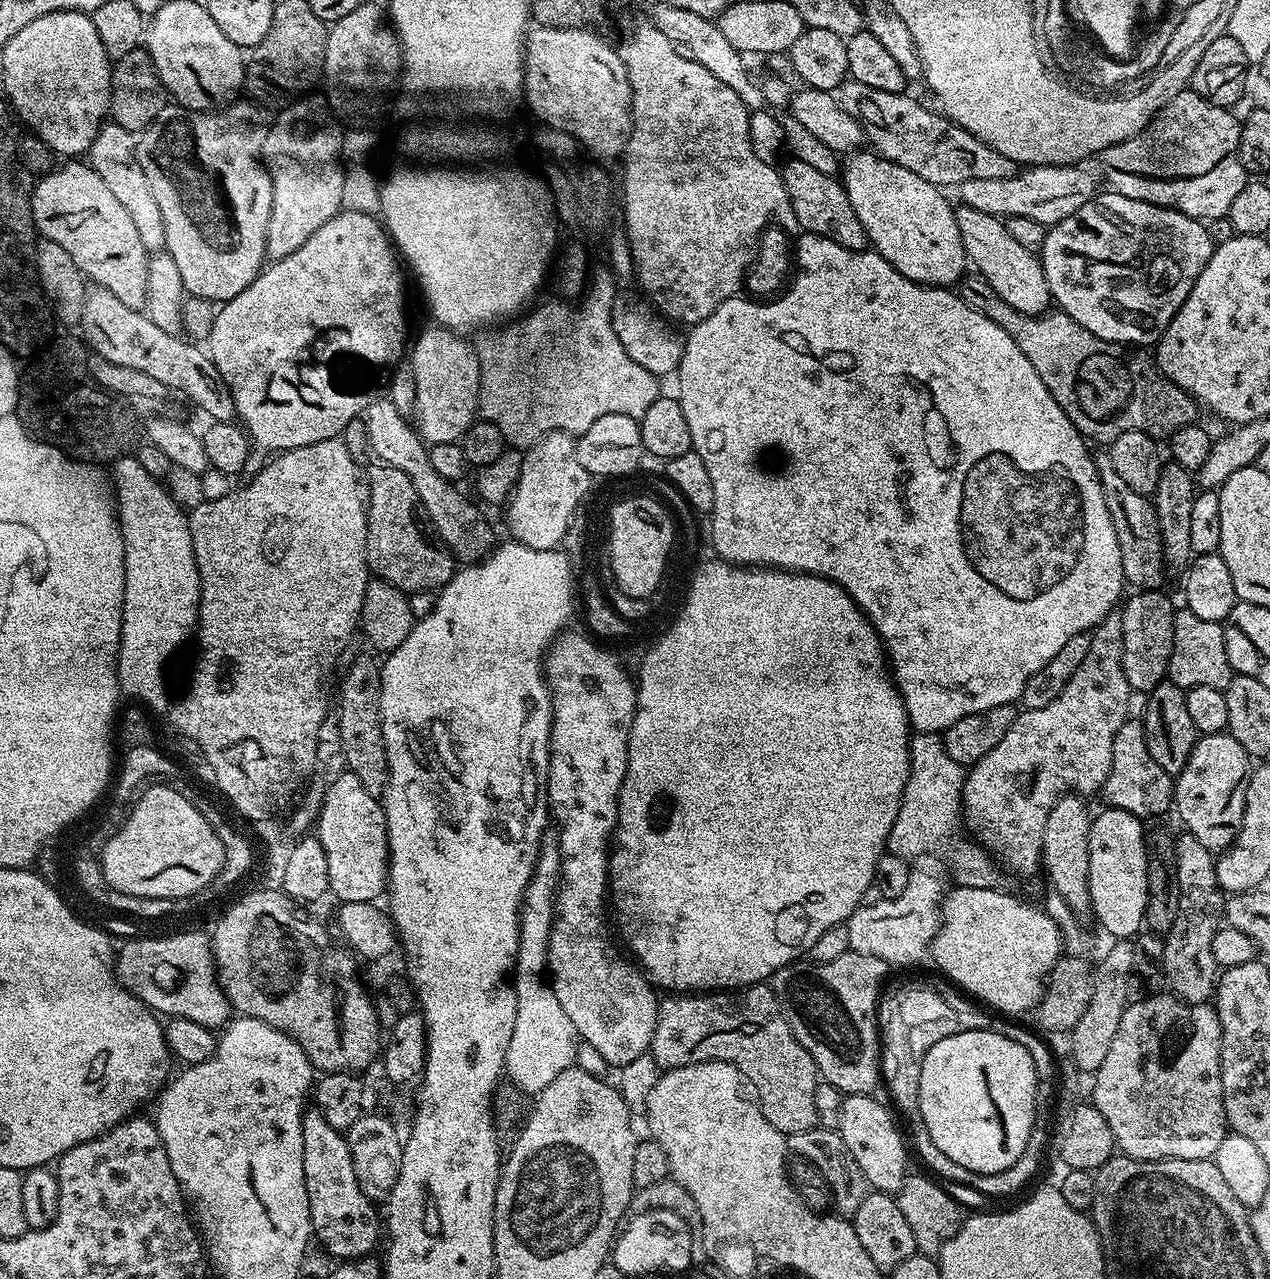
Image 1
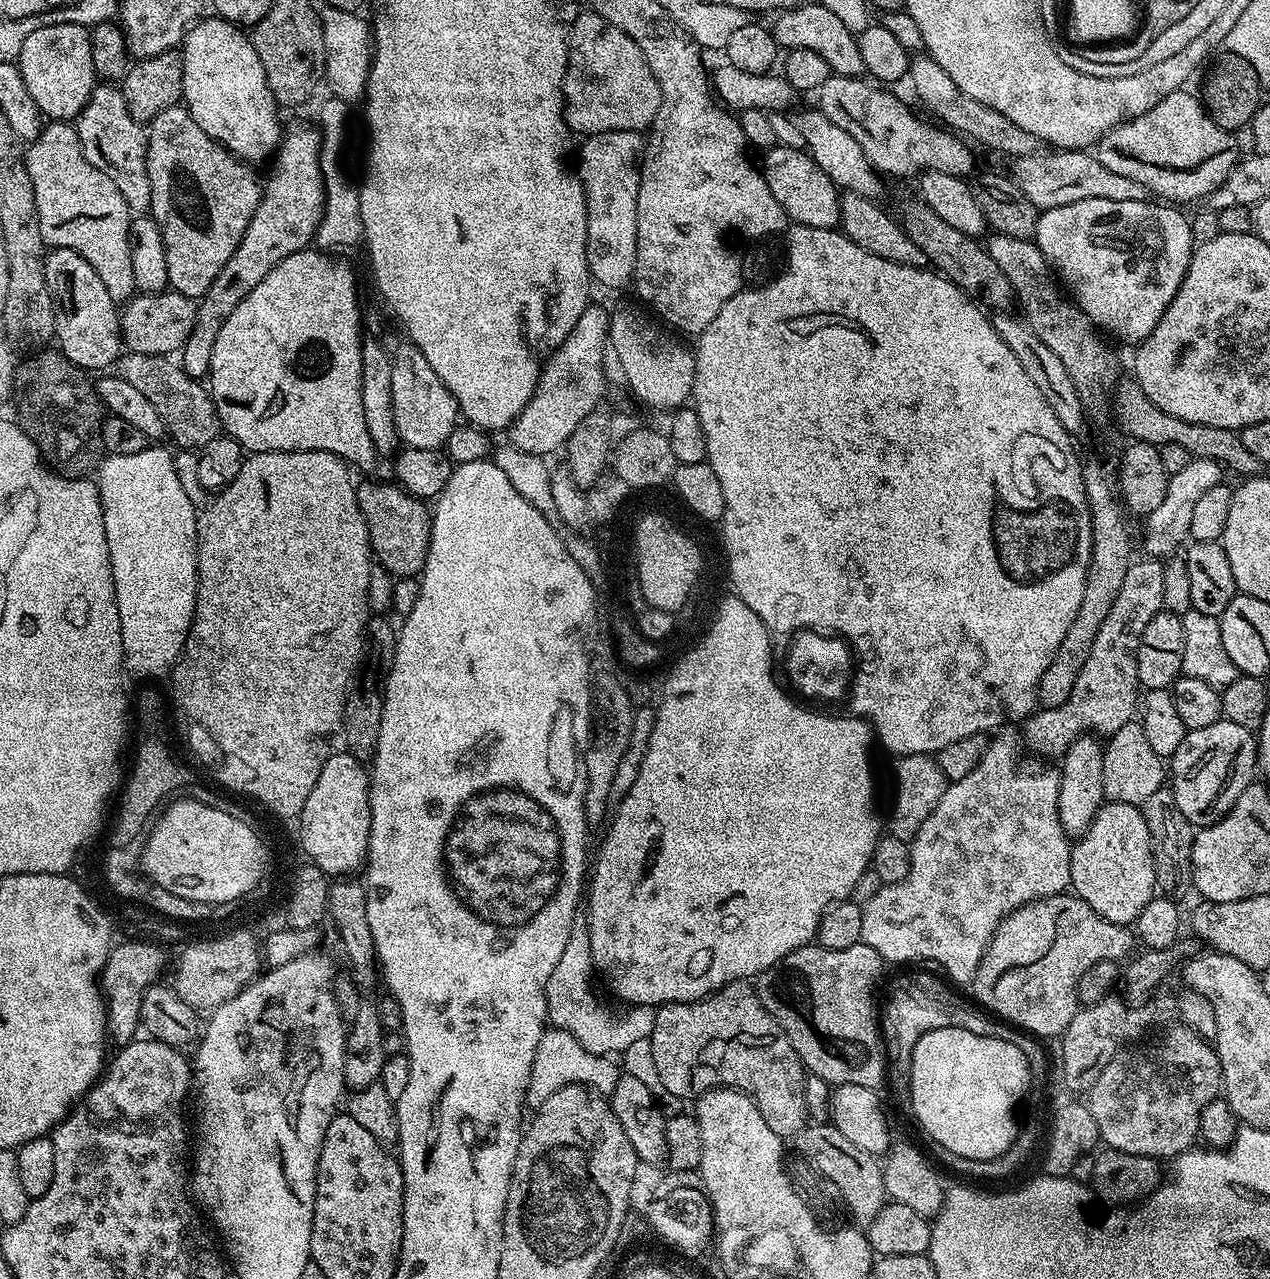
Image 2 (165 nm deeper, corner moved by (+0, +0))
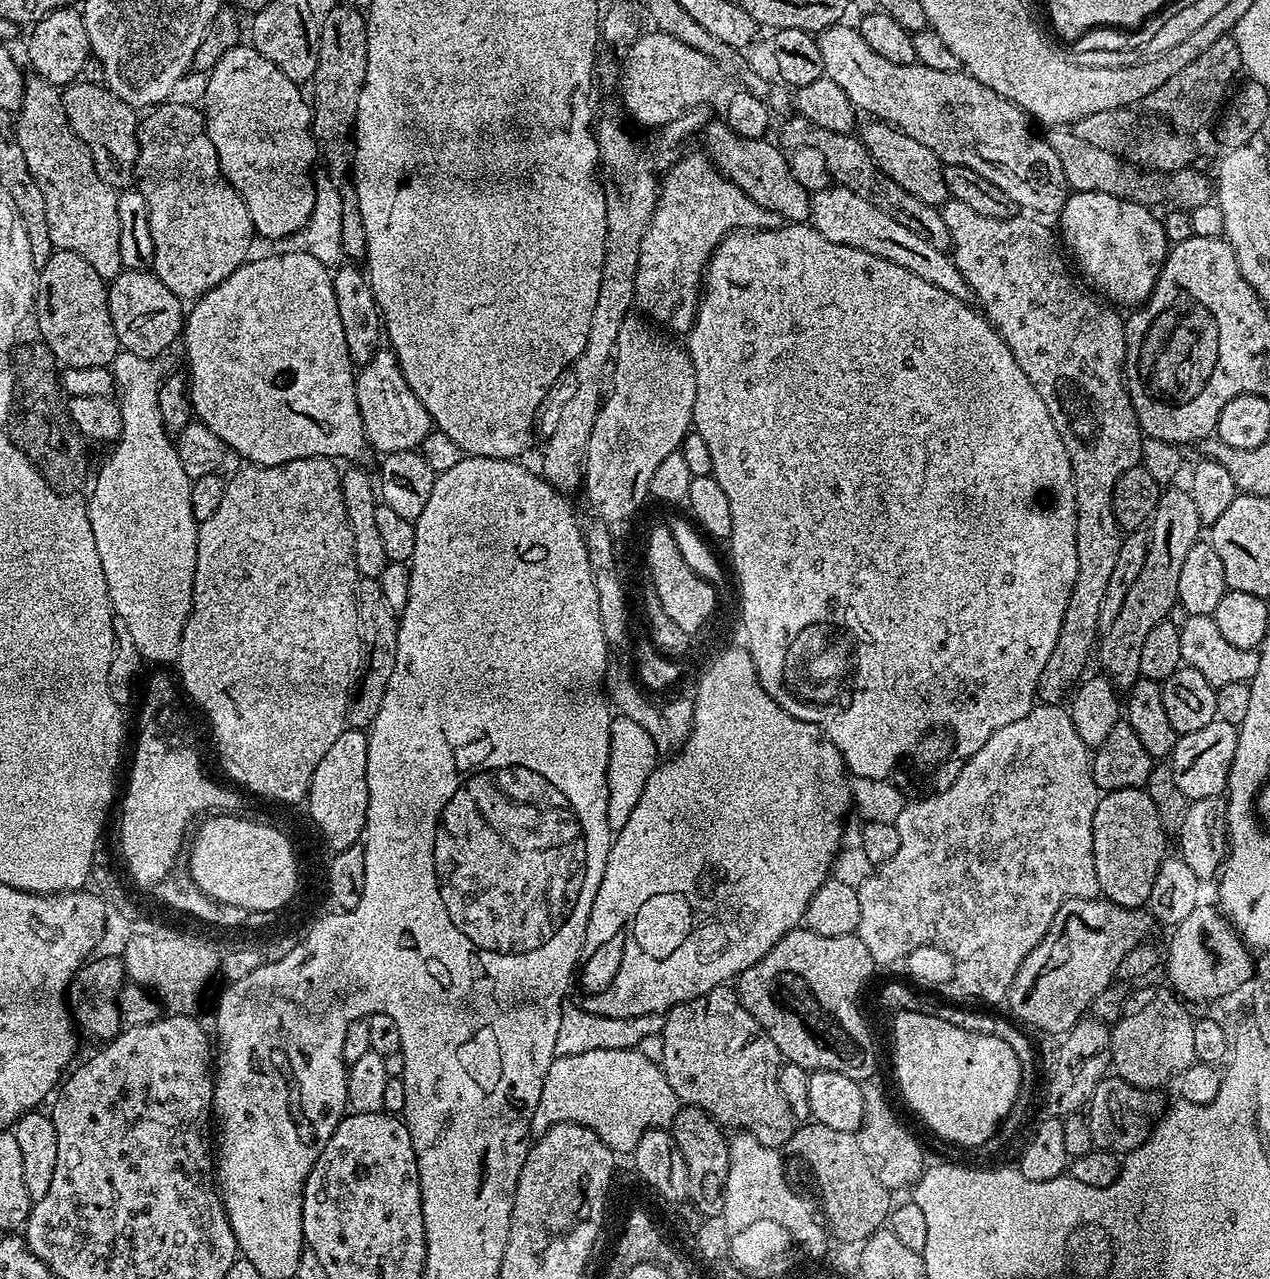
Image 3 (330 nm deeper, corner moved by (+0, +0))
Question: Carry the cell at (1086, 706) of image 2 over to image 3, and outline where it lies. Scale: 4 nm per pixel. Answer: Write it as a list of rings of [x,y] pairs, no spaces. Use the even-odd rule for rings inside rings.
[[[1169,487],[1161,495],[1150,521],[1146,563],[1138,573],[1134,586],[1130,586],[1130,594],[1126,594],[1126,602],[1122,602],[1122,610],[1118,610],[1118,618],[1114,618],[1114,622],[1103,629],[1098,640],[1098,660],[1100,656],[1100,664],[1104,667],[1101,668],[1103,675],[1120,690],[1131,688],[1141,679],[1142,645],[1146,642],[1146,634],[1150,634],[1154,626],[1167,620],[1171,607],[1178,603],[1176,595],[1182,561],[1190,546],[1201,539],[1202,525],[1198,518],[1198,509],[1194,506],[1194,498],[1183,487],[1176,487]]]

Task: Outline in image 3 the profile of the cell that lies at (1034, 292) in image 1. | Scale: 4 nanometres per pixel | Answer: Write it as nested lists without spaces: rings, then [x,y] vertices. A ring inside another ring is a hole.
[[[868,122],[862,131],[862,139],[866,150],[874,158],[874,162],[886,174],[886,178],[894,178],[902,190],[914,194],[914,198],[922,198],[922,202],[943,205],[949,199],[944,181],[944,164],[930,150],[930,146],[922,146],[922,142],[914,142],[910,134],[900,128],[893,128],[891,124],[883,122]]]

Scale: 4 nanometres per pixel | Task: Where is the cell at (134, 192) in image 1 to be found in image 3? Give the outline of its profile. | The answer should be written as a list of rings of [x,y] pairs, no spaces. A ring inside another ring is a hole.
[[[73,82],[63,89],[68,125],[76,131],[94,162],[94,170],[112,188],[128,190],[136,180],[136,159],[140,143],[136,137],[138,116],[122,98],[118,98],[104,84]]]

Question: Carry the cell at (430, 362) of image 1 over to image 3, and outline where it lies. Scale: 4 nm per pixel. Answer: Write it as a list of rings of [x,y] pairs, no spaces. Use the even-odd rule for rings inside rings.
[[[381,350],[356,372],[358,410],[362,414],[364,437],[380,454],[410,452],[419,449],[422,438],[433,431],[434,425],[426,406],[418,402],[414,390],[406,382],[398,366],[398,358],[391,350]]]

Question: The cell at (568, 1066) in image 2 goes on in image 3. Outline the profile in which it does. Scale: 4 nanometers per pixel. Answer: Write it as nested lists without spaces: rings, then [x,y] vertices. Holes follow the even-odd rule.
[[[635,1048],[591,1050],[552,1061],[542,1082],[542,1098],[534,1110],[531,1135],[546,1134],[556,1124],[581,1124],[594,1130],[614,1153],[632,1154],[647,1129],[671,1125],[681,1107],[657,1061],[642,1058]]]

